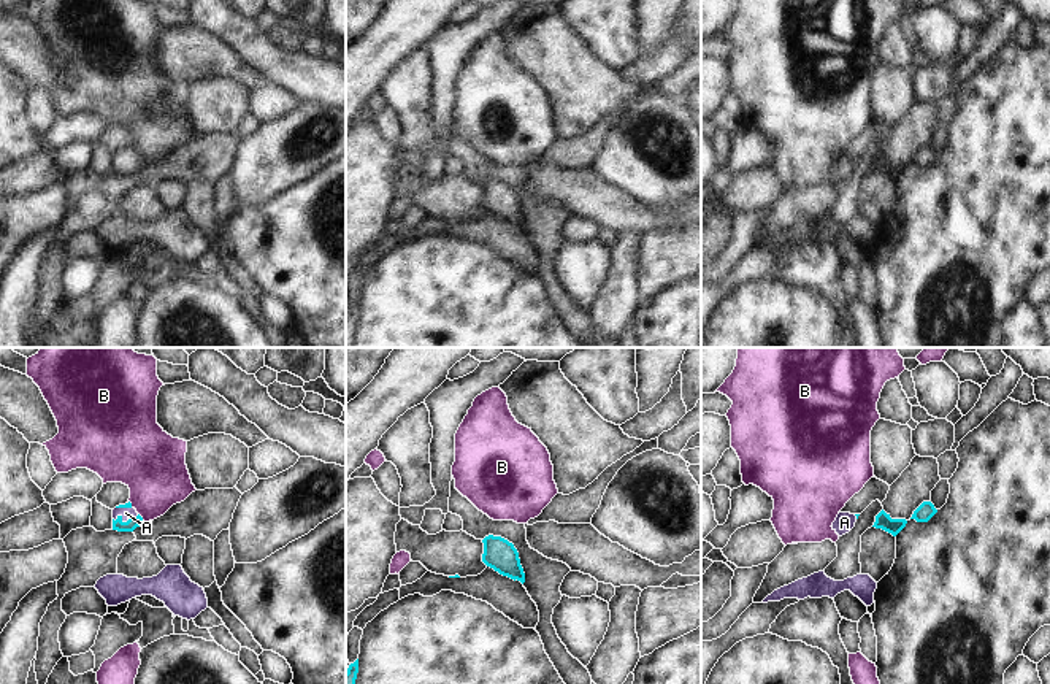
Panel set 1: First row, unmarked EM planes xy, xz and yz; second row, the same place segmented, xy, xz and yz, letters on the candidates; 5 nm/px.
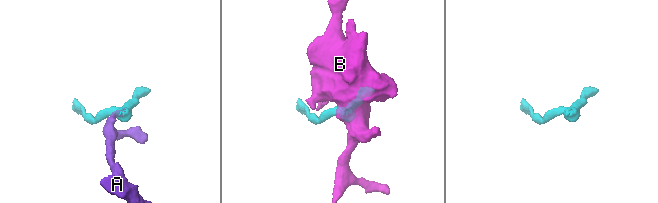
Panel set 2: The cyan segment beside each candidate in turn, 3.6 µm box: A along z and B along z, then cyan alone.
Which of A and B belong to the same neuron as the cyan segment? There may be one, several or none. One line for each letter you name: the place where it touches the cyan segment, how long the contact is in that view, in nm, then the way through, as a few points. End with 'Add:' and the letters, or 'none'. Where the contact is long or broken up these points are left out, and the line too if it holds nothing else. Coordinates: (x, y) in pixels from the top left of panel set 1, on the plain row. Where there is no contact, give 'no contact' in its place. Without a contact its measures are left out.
A: contact xy (127, 165); length 140 nm; way xy (132, 167), (127, 165), (126, 157)
Add: A

